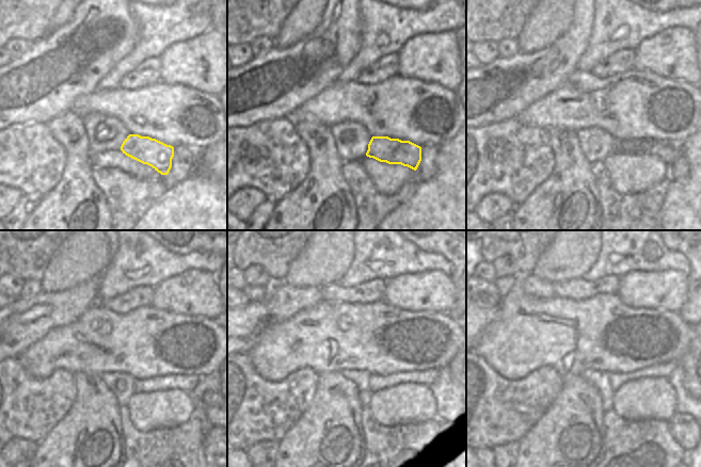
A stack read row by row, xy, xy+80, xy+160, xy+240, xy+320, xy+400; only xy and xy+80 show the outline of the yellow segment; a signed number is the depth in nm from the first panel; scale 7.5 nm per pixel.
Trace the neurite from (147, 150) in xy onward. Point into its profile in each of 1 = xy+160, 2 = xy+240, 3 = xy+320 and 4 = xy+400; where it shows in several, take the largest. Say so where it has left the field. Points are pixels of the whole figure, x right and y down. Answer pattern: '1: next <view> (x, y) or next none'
1: next xy+160 (668, 153)
2: next xy+240 (205, 400)
3: next none
4: next none

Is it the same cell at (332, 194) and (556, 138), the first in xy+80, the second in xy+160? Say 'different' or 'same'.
same

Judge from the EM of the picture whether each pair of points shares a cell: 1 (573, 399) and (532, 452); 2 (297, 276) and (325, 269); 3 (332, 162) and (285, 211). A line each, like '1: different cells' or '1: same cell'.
1: same cell
2: same cell
3: same cell

